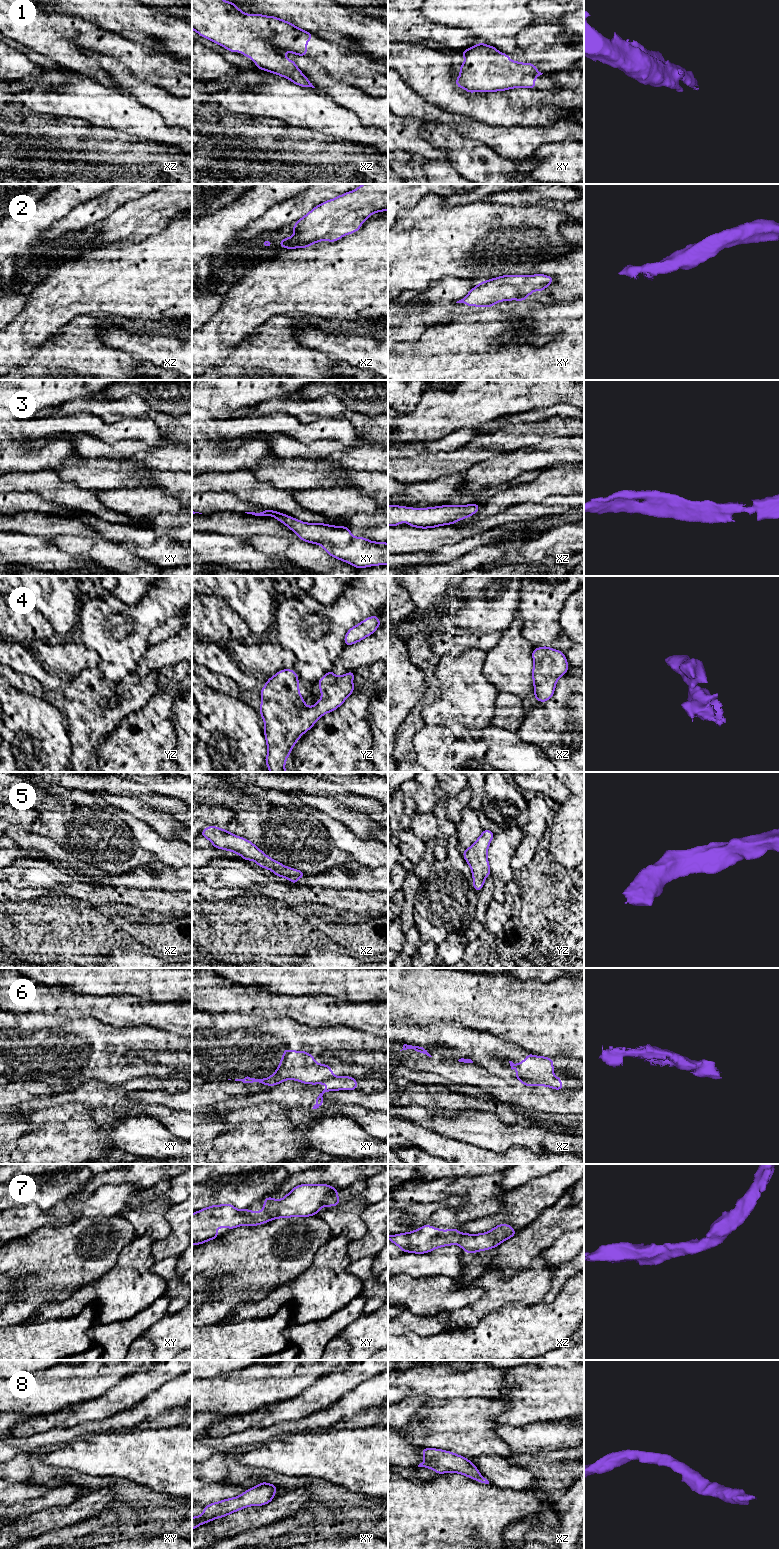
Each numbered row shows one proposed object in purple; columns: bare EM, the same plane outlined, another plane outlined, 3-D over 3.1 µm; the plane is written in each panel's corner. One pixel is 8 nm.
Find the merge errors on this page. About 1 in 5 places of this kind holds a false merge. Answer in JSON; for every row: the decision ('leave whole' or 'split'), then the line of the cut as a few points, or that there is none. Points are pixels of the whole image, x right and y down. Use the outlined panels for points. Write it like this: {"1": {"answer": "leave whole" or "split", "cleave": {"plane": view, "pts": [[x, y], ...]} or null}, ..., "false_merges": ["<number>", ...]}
{"1": {"answer": "leave whole", "cleave": null}, "2": {"answer": "leave whole", "cleave": null}, "3": {"answer": "leave whole", "cleave": null}, "4": {"answer": "leave whole", "cleave": null}, "5": {"answer": "leave whole", "cleave": null}, "6": {"answer": "split", "cleave": {"plane": "xy", "pts": [[332, 1076], [321, 1083]]}}, "7": {"answer": "leave whole", "cleave": null}, "8": {"answer": "leave whole", "cleave": null}, "false_merges": ["6"]}

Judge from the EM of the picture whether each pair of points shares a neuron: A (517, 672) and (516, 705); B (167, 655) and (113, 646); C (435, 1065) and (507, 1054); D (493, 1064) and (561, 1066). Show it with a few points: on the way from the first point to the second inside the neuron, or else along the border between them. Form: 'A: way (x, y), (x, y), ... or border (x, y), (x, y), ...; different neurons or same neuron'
A: border (499, 691), (514, 694), (526, 704); different neurons
B: border (149, 646), (138, 662); different neurons
C: border (473, 1062), (493, 1075); different neurons
D: way (510, 1063), (523, 1066), (544, 1066); same neuron

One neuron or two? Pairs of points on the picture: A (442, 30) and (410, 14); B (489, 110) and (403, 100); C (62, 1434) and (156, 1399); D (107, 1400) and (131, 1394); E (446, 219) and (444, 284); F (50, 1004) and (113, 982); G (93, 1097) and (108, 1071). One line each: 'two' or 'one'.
A: one
B: two
C: one
D: one
E: two
F: two
G: two

